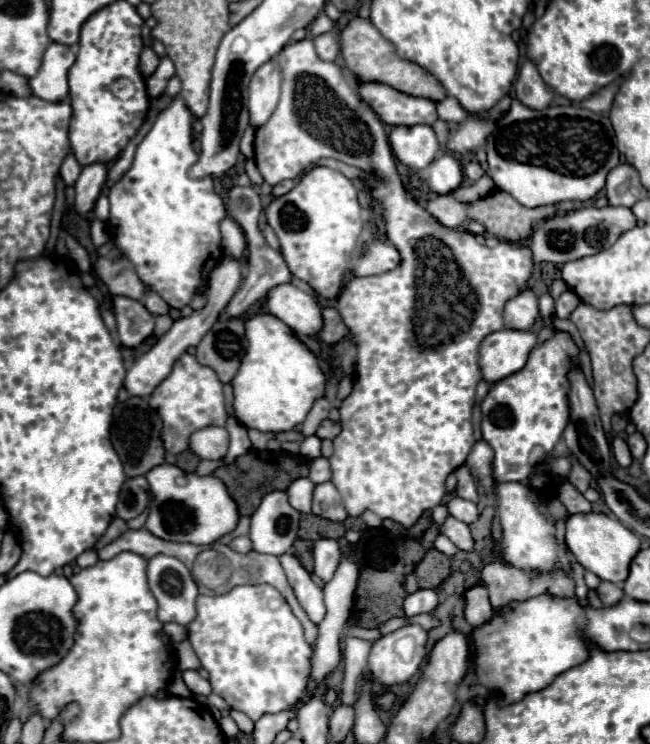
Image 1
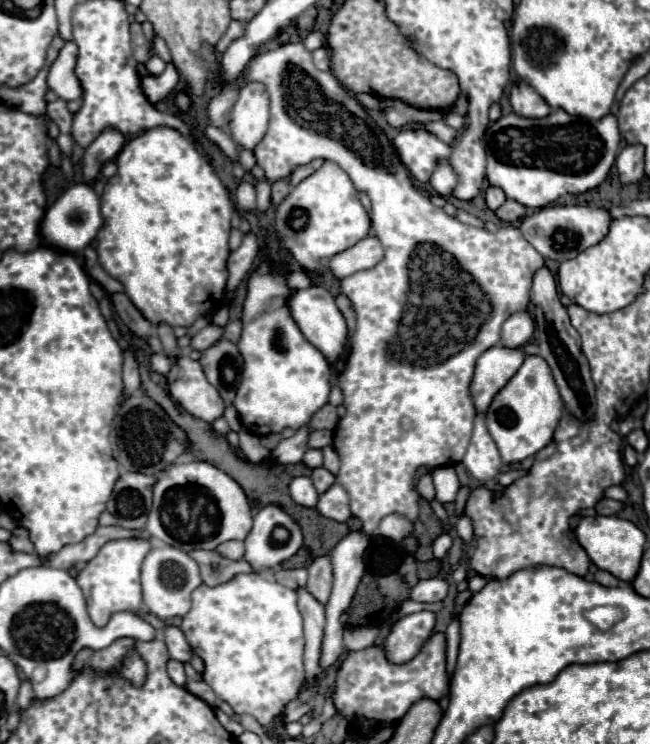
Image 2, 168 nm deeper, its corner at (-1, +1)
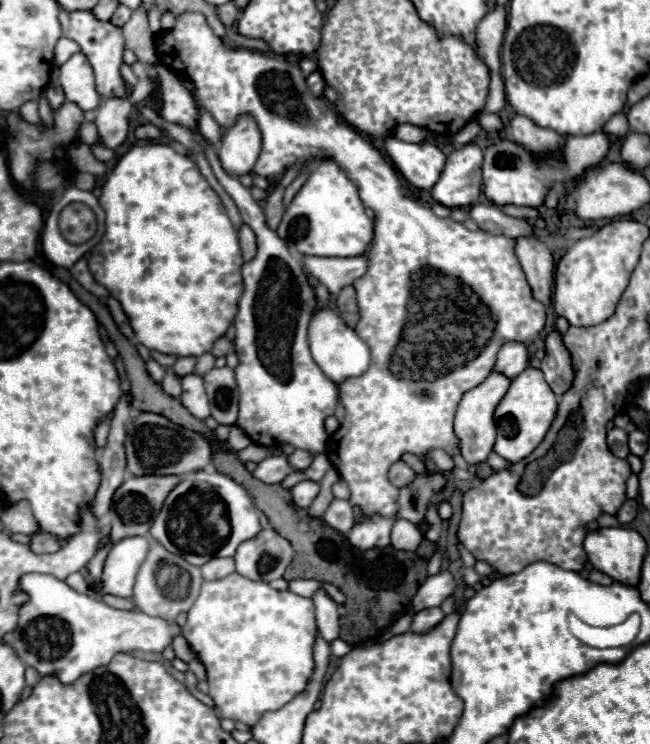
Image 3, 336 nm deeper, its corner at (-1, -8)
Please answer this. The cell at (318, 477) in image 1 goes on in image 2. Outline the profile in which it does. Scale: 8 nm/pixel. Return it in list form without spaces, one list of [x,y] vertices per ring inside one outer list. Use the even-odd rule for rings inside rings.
[[[318,467],[312,471],[312,481],[314,481],[314,487],[318,493],[324,493],[332,483],[334,483],[334,475],[324,469],[324,467]]]

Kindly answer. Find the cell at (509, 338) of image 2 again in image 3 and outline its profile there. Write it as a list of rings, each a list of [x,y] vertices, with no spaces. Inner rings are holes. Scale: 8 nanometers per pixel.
[[[506,342],[498,352],[498,360],[494,370],[502,372],[506,378],[516,378],[528,366],[528,350],[524,344]]]

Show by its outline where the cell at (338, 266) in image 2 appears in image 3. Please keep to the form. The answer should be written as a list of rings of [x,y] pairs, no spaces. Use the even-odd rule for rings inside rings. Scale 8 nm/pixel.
[[[304,256],[302,264],[308,274],[312,274],[318,282],[322,282],[330,290],[330,294],[338,294],[344,286],[354,284],[354,280],[360,278],[368,268],[366,256],[354,258]]]

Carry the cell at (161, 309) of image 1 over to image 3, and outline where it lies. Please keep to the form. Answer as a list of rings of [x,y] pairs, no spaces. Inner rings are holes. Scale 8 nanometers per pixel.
[[[166,370],[166,376],[164,376],[164,380],[162,380],[162,390],[164,390],[168,396],[174,396],[176,400],[182,396],[180,378],[176,378],[172,370]]]

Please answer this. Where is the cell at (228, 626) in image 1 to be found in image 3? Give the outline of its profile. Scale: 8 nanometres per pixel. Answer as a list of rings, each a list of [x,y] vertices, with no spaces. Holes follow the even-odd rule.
[[[236,572],[222,578],[204,582],[198,600],[188,612],[188,620],[182,628],[182,636],[188,640],[194,654],[200,658],[208,672],[210,698],[220,710],[222,718],[238,720],[250,728],[260,720],[264,712],[280,710],[294,696],[304,692],[314,672],[314,636],[316,616],[310,598],[292,594],[290,590],[274,590],[266,582],[254,582]]]

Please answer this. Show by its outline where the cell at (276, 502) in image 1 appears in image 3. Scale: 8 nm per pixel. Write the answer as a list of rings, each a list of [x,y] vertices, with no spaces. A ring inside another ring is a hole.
[[[264,528],[256,538],[238,546],[234,556],[236,572],[248,580],[270,582],[282,578],[292,554],[294,550],[288,540],[284,540],[276,530]]]

